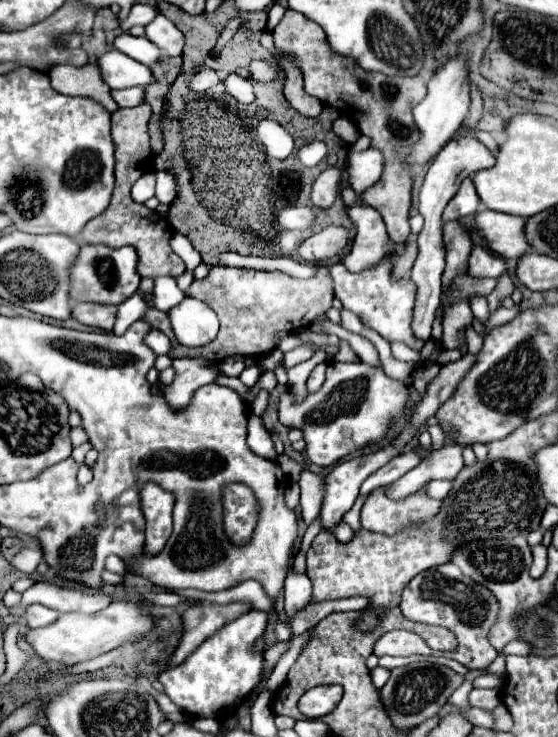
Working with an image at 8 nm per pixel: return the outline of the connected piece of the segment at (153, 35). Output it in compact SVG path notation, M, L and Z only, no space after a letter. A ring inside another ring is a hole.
M158 14L144 34L152 44L156 44L166 56L180 56L184 48L184 34L162 14Z

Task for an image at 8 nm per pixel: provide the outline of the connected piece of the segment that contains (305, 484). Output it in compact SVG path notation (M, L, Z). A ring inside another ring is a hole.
M304 470L300 474L300 482L298 484L300 484L300 490L302 490L302 498L300 498L302 520L306 522L306 526L310 526L320 514L324 476L318 476L318 474L310 472L310 470Z

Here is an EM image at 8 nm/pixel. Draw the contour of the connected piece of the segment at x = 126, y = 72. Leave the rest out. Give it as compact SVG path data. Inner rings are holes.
M110 50L106 54L102 54L98 58L98 68L102 74L102 80L114 88L130 88L130 86L148 86L154 78L148 66L140 64L138 60L118 52L118 50Z

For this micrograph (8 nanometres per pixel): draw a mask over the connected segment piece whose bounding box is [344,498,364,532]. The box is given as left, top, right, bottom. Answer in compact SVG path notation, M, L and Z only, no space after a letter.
M358 498L356 502L354 502L354 506L346 512L346 516L344 516L344 522L354 530L354 532L360 532L362 530L362 524L360 524L360 508L362 508L362 502L364 502L364 498Z

